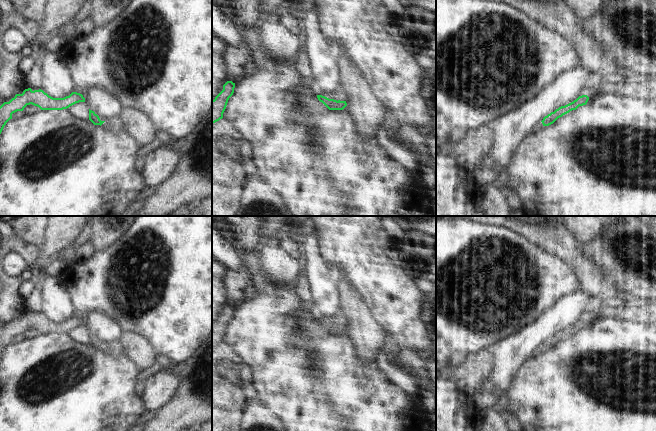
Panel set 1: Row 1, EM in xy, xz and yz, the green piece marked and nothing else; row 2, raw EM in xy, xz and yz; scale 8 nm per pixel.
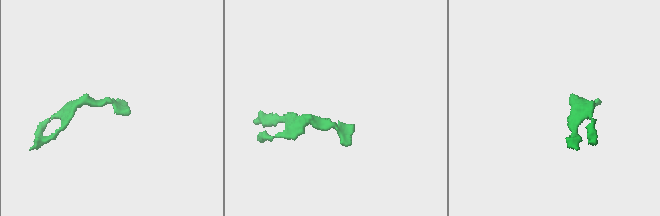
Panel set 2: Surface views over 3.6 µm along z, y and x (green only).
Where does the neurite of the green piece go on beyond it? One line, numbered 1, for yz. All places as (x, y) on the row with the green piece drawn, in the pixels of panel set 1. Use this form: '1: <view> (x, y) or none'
1: yz (538, 127)

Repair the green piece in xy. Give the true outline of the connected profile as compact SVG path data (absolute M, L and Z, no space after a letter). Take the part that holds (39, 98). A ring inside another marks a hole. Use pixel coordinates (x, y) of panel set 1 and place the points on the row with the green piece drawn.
M25 89L22 94L16 94L9 102L0 106L0 134L6 123L12 119L12 114L23 111L27 105L32 104L41 110L63 110L79 102L85 102L85 98L77 92L64 98L53 98L41 89Z

